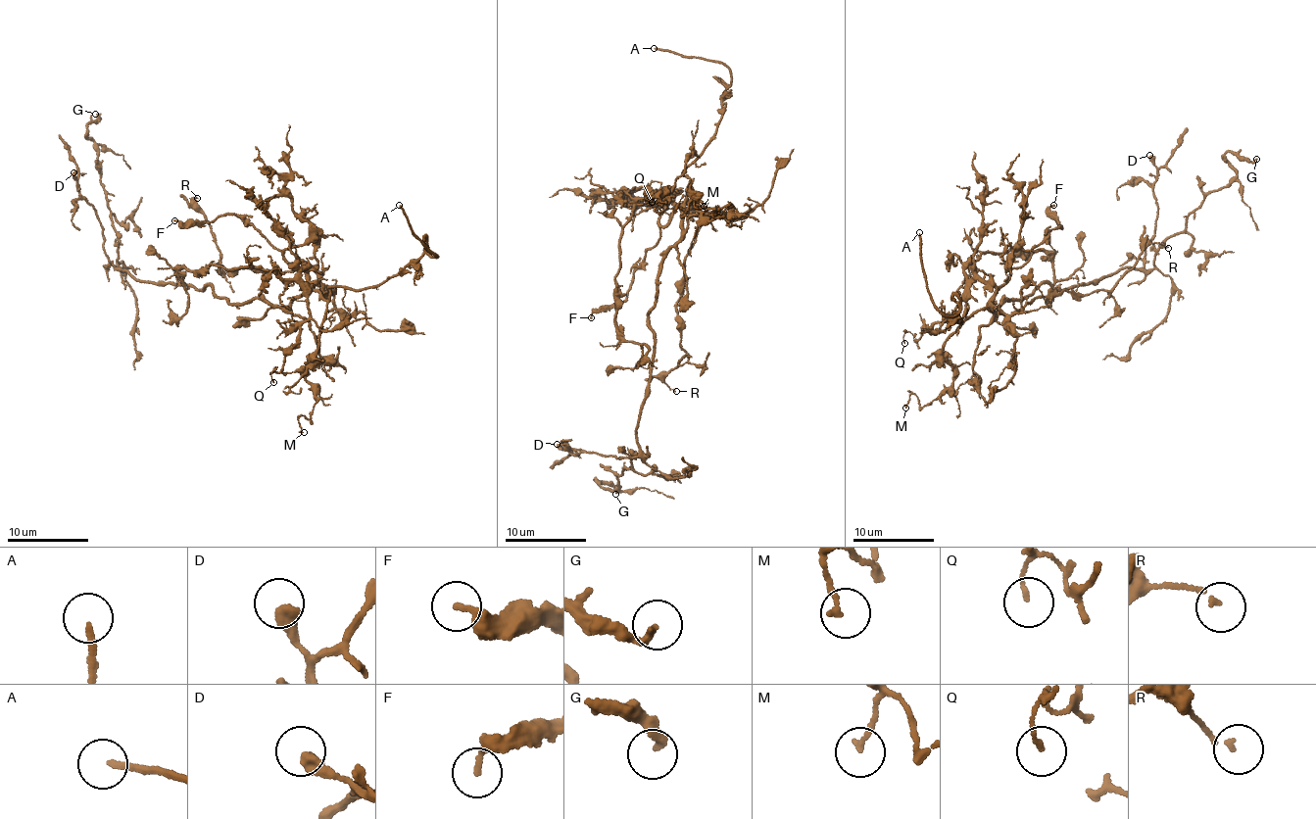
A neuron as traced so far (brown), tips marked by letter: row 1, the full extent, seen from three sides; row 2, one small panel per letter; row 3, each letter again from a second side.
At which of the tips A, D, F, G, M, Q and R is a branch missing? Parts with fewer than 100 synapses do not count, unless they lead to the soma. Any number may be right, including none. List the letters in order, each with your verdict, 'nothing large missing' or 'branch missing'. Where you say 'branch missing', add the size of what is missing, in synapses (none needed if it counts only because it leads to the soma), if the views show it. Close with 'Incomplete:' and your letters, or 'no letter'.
A: branch missing
D: nothing large missing
F: nothing large missing
G: nothing large missing
M: nothing large missing
Q: nothing large missing
R: nothing large missing
Incomplete: A

